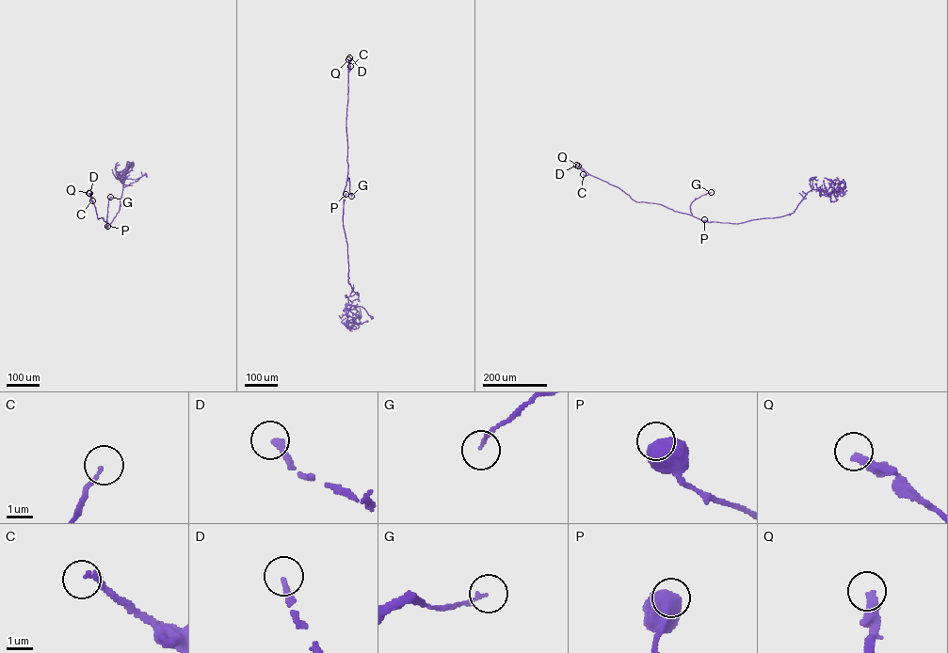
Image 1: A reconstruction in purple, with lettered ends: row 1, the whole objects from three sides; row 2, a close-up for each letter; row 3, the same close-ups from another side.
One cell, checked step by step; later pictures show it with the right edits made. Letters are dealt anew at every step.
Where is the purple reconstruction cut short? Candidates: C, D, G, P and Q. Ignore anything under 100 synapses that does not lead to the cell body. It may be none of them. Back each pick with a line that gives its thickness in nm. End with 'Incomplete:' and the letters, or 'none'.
D: 220 nm thick
Q: 360 nm thick
Incomplete: D, Q

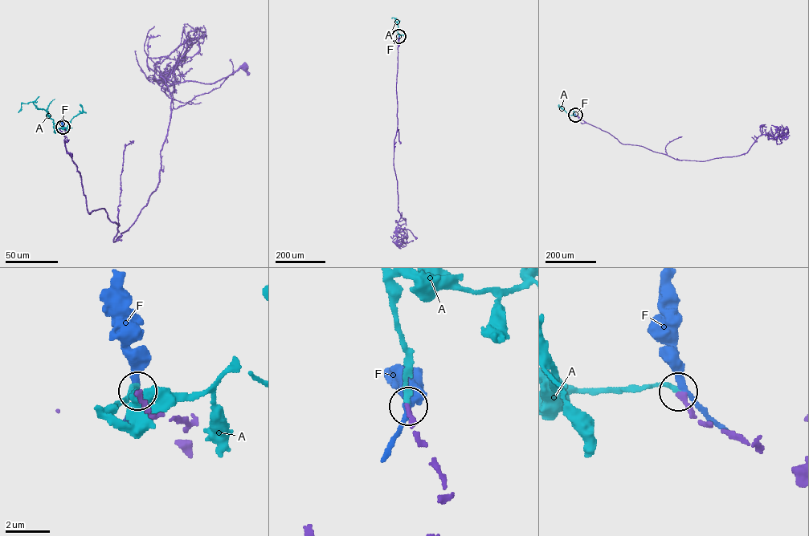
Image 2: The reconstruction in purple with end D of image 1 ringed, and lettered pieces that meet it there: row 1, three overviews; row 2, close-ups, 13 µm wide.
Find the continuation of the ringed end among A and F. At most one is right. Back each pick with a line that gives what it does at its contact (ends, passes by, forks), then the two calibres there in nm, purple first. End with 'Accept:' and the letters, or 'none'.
A: It ends there. Thickness 240 nm (purple) against 190 nm
Accept: A

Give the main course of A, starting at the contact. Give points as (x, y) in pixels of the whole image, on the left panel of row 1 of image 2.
A: (63, 127), (54, 132), (54, 120), (46, 115), (47, 111), (36, 107), (32, 102), (22, 103), (18, 112)

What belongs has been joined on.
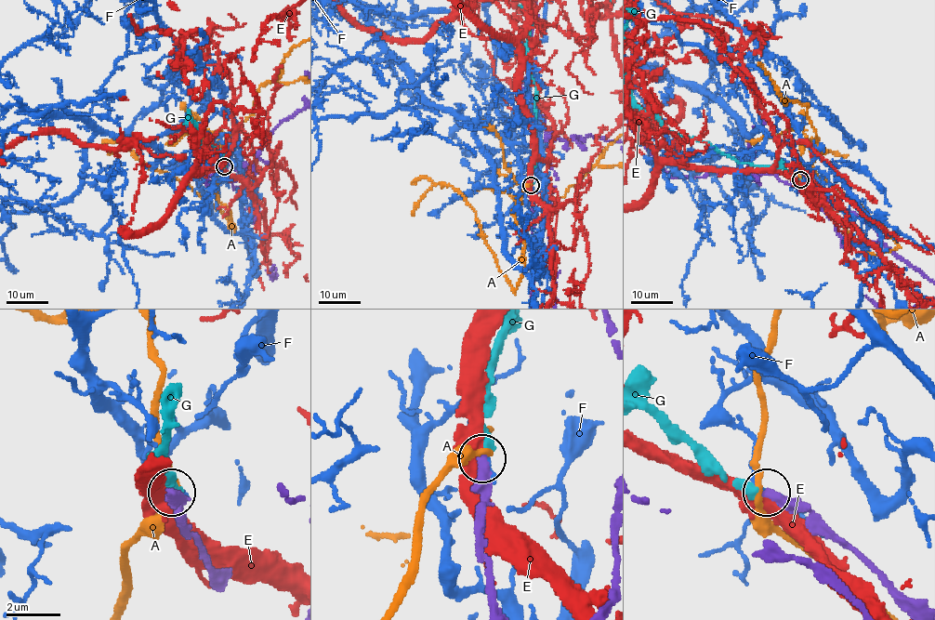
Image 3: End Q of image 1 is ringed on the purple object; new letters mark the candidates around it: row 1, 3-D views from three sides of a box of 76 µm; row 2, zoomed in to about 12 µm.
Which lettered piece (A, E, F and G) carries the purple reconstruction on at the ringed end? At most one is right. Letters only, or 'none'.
G

